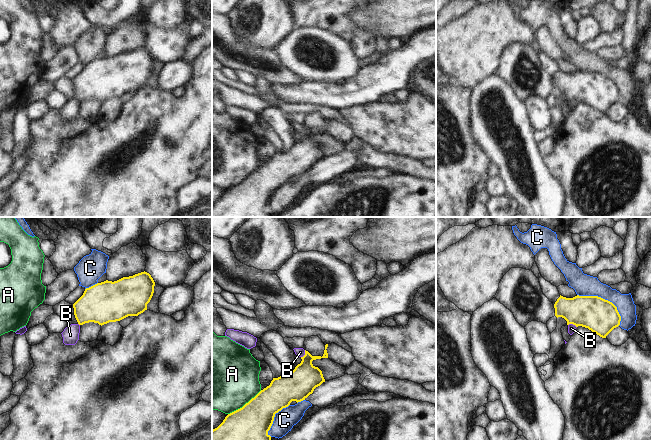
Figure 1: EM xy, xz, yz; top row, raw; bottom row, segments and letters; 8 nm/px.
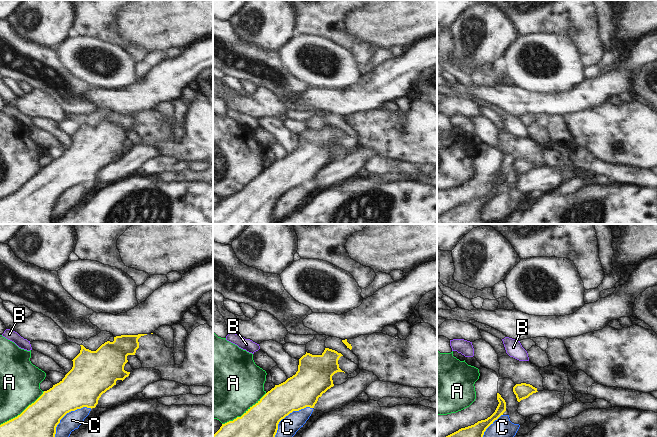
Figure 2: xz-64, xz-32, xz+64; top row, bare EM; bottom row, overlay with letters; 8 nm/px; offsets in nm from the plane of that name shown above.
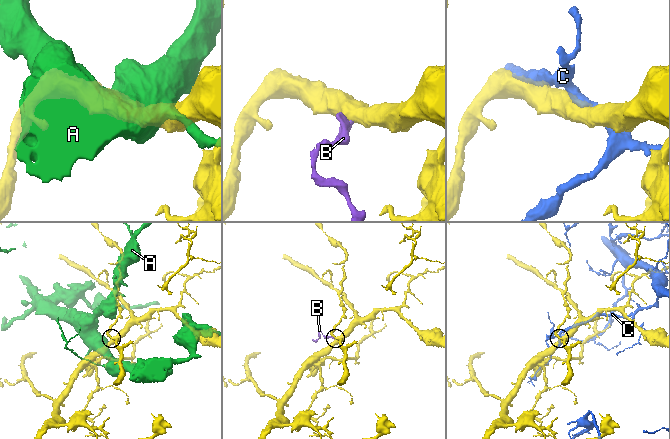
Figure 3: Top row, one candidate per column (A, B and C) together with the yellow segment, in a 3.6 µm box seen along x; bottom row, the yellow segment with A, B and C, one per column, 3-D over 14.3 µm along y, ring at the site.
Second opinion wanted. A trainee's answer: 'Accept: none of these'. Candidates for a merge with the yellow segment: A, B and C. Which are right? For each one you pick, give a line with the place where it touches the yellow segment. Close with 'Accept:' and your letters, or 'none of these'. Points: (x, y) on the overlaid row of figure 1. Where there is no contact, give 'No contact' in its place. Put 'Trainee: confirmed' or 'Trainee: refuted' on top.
Trainee: confirmed
Accept: none of these

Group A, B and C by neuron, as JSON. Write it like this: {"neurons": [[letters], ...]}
{"neurons": [["A"], ["B"], ["C"]]}

